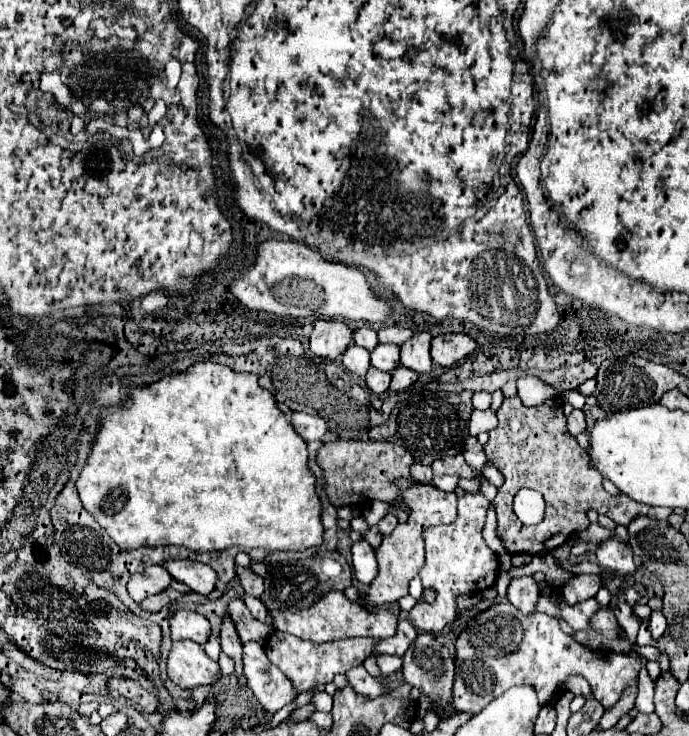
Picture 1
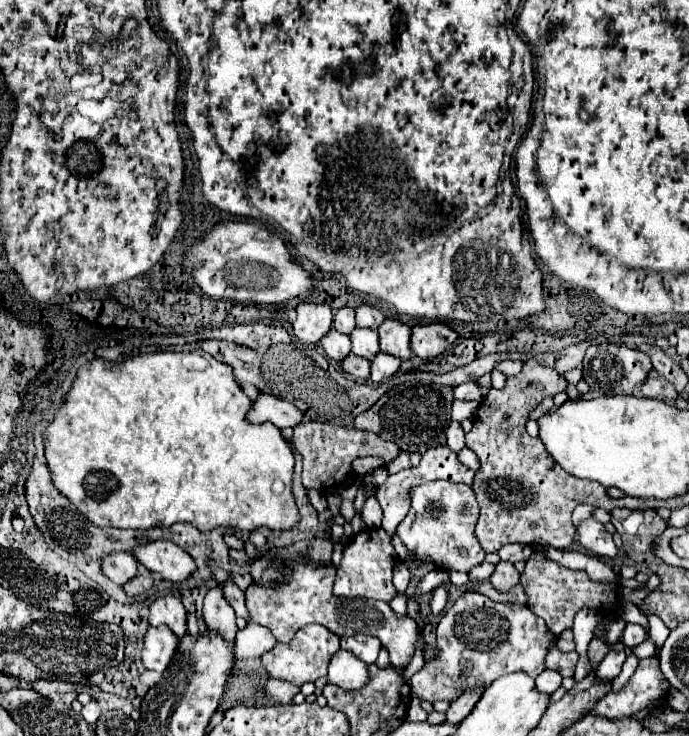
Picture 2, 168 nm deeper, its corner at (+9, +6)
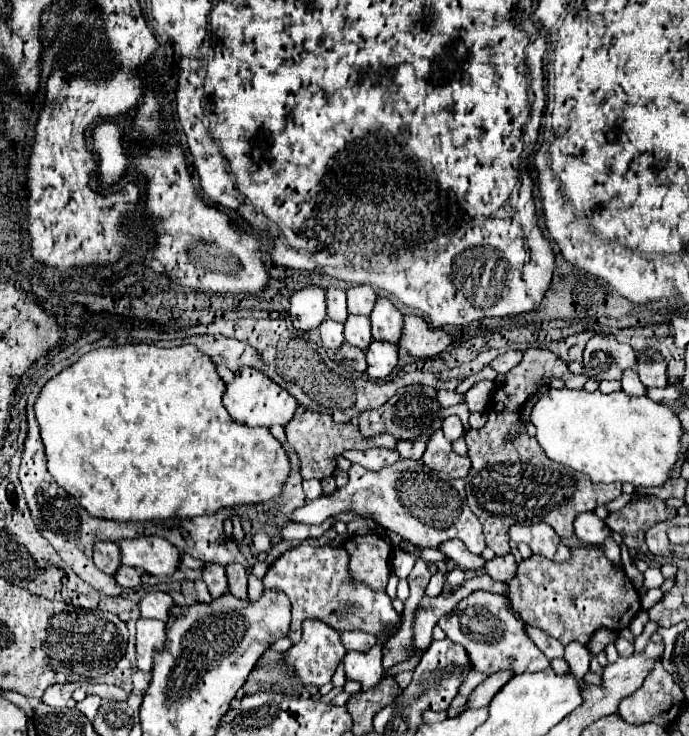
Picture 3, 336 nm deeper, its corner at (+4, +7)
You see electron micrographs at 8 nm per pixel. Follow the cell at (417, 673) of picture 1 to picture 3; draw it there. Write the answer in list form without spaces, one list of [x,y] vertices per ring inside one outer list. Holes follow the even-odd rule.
[[[308,543],[282,553],[276,563],[270,565],[262,583],[266,589],[278,589],[290,599],[292,625],[288,639],[292,643],[300,641],[304,619],[320,619],[338,633],[364,631],[376,637],[388,635],[390,629],[400,623],[400,615],[394,611],[386,591],[372,591],[364,585],[350,585],[346,569],[348,553],[344,547],[312,547]]]

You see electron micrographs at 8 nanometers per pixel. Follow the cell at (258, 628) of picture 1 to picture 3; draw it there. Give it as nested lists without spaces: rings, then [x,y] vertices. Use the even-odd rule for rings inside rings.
[[[232,563],[232,565],[226,565],[226,575],[228,575],[230,593],[238,599],[246,599],[248,597],[248,593],[246,593],[246,583],[248,583],[246,569],[238,563]]]

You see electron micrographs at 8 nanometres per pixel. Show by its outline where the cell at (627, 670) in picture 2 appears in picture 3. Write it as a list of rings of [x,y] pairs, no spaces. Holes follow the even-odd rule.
[[[646,623],[642,635],[638,635],[636,641],[634,641],[634,649],[636,649],[636,653],[642,653],[642,649],[646,649],[646,645],[650,643],[650,637],[652,637],[652,633],[654,633],[656,629],[658,629],[658,627],[656,627],[654,623]]]

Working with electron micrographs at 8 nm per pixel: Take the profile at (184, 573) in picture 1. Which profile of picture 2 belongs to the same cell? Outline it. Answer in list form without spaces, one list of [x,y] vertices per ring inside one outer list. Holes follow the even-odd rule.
[[[157,540],[143,546],[135,546],[131,554],[147,570],[157,572],[163,580],[171,580],[171,582],[181,582],[189,578],[191,572],[197,568],[193,558],[169,540]]]

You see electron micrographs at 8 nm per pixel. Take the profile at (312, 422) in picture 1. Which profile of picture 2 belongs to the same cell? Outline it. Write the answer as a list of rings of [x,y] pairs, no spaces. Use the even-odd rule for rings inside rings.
[[[263,392],[251,404],[251,408],[247,412],[247,420],[253,424],[271,422],[283,430],[287,426],[297,426],[303,420],[303,412],[299,408],[295,408],[291,402]]]

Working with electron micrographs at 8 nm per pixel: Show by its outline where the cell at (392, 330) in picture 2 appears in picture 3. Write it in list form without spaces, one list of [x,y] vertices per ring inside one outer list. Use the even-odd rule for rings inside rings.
[[[380,297],[374,305],[374,311],[370,313],[372,321],[372,337],[376,341],[386,341],[392,345],[400,343],[402,327],[404,327],[404,315],[386,299]]]

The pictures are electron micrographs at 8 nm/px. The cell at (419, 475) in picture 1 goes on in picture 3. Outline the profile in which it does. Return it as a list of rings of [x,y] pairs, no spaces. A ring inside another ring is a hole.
[[[404,441],[404,443],[396,445],[396,451],[398,451],[400,459],[420,459],[424,449],[426,449],[426,443],[408,443],[408,441]]]

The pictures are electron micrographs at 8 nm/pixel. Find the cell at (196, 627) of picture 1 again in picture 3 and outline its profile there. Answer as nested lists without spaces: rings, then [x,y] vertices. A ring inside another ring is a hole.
[[[148,593],[140,601],[140,611],[142,617],[146,619],[160,619],[160,621],[170,621],[174,609],[174,599],[168,593]]]

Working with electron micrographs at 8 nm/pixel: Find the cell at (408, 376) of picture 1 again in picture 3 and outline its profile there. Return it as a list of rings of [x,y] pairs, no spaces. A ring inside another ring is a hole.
[[[372,341],[370,349],[366,349],[366,361],[368,361],[368,375],[372,379],[386,379],[396,363],[398,363],[398,347]]]

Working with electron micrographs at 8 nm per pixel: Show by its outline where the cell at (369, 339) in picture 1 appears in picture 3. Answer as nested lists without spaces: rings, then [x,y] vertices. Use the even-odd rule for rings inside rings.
[[[328,289],[326,291],[326,305],[328,305],[328,317],[344,323],[348,319],[348,309],[346,309],[346,293],[342,289]]]

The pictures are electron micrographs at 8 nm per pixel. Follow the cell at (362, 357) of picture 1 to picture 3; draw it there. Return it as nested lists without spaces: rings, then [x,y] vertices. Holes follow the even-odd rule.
[[[326,319],[326,321],[320,325],[320,337],[322,337],[324,347],[336,351],[336,349],[344,343],[344,325],[338,325],[336,321]]]

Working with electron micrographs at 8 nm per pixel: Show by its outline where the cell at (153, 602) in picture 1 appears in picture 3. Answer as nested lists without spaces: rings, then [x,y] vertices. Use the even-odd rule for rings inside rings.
[[[120,565],[118,573],[114,577],[116,577],[116,583],[122,585],[124,589],[136,589],[136,587],[142,585],[142,577],[140,577],[140,573],[134,567]]]

